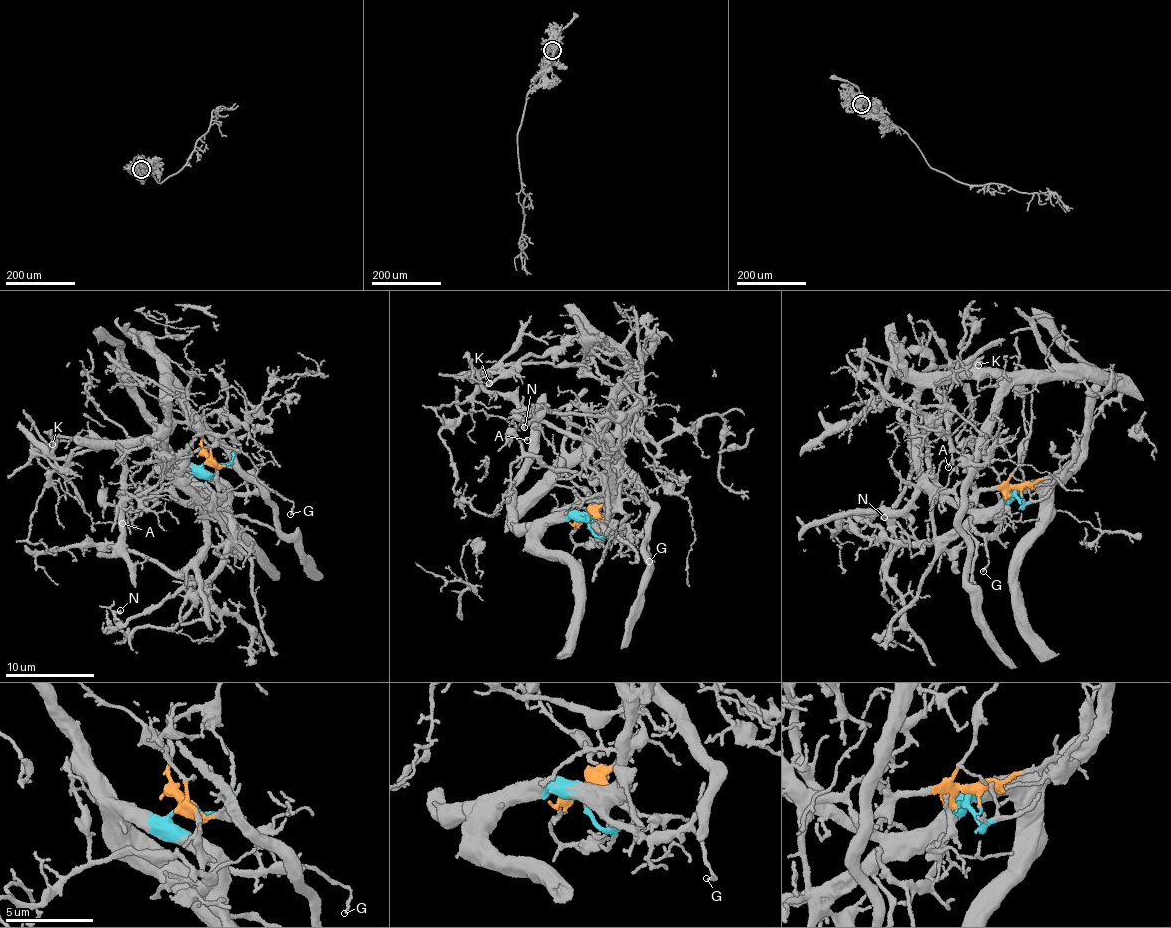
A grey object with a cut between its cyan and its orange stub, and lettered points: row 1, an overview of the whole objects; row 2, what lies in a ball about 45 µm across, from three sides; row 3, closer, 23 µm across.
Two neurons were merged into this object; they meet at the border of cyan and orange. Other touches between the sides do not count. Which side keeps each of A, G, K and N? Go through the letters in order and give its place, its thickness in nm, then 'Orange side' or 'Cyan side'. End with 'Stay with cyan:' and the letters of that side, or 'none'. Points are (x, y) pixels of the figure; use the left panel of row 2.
A: Place: (122, 523). Thickness 140 nm. Orange side
G: Place: (290, 514). Thickness 150 nm. Cyan side
K: Place: (52, 444). Thickness 90 nm. Orange side
N: Place: (120, 610). Thickness 200 nm. Cyan side
Stay with cyan: G, N

